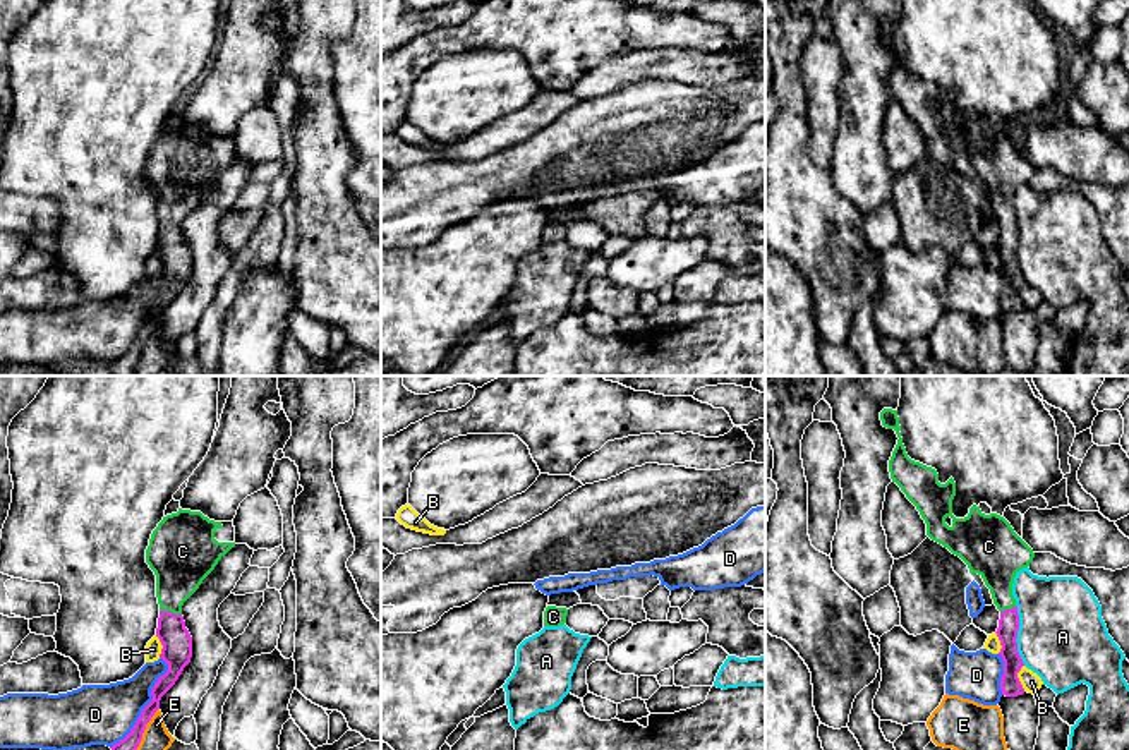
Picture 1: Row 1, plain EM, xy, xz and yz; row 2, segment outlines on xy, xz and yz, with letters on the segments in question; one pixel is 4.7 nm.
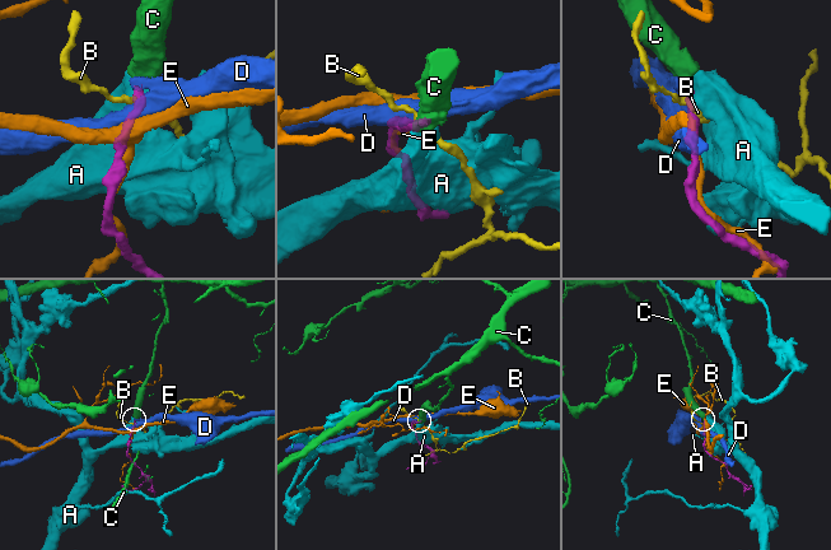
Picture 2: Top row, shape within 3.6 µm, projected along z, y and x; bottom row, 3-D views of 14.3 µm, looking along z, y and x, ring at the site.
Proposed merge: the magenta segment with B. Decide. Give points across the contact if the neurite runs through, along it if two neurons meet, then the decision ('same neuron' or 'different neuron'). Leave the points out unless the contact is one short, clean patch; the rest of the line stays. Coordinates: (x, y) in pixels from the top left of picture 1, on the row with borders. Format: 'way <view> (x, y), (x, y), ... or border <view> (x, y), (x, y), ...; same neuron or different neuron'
border yz (1023, 665), (1018, 680), (1025, 690); different neuron

